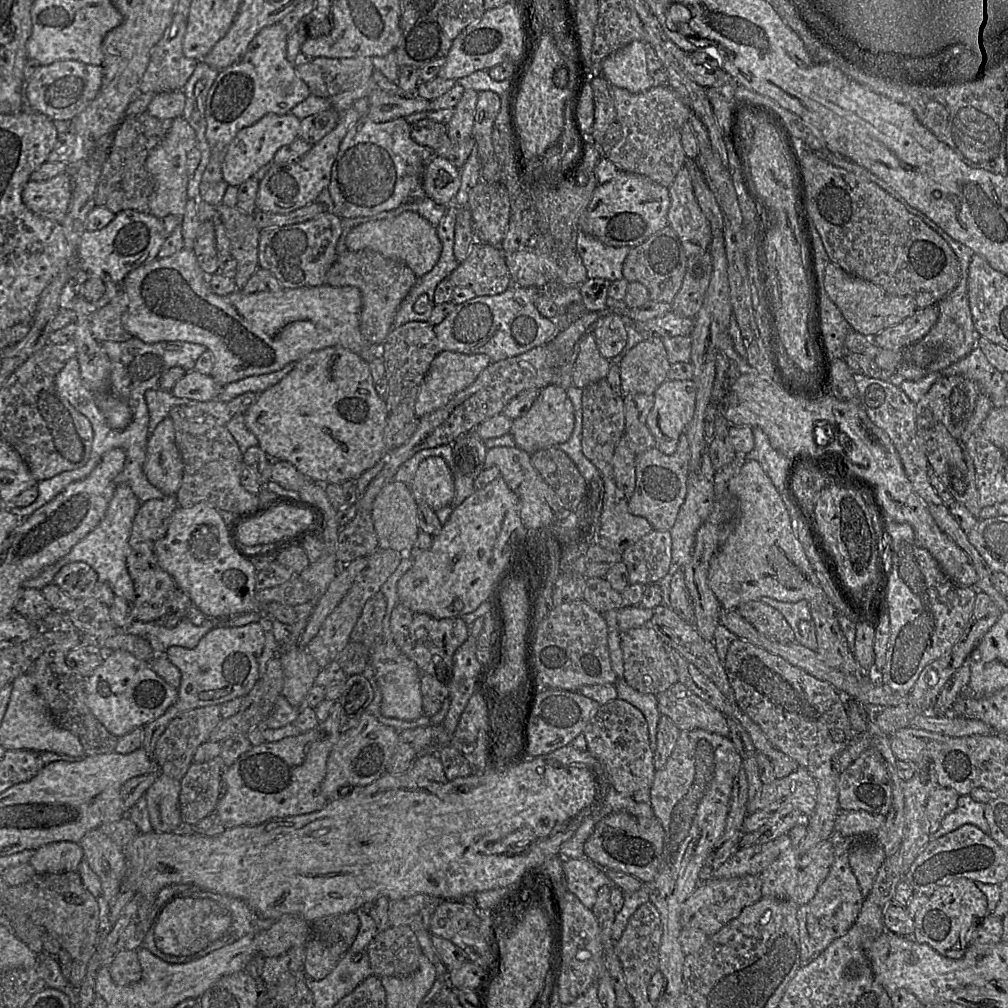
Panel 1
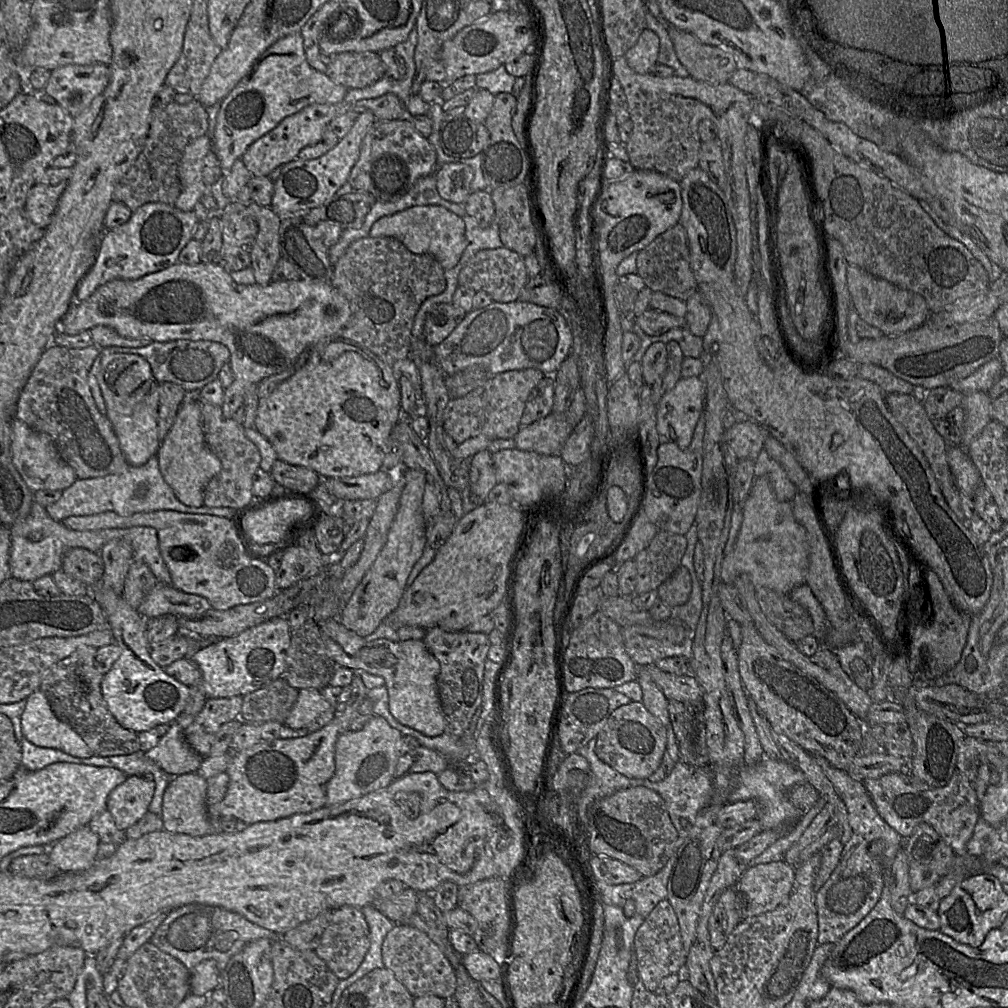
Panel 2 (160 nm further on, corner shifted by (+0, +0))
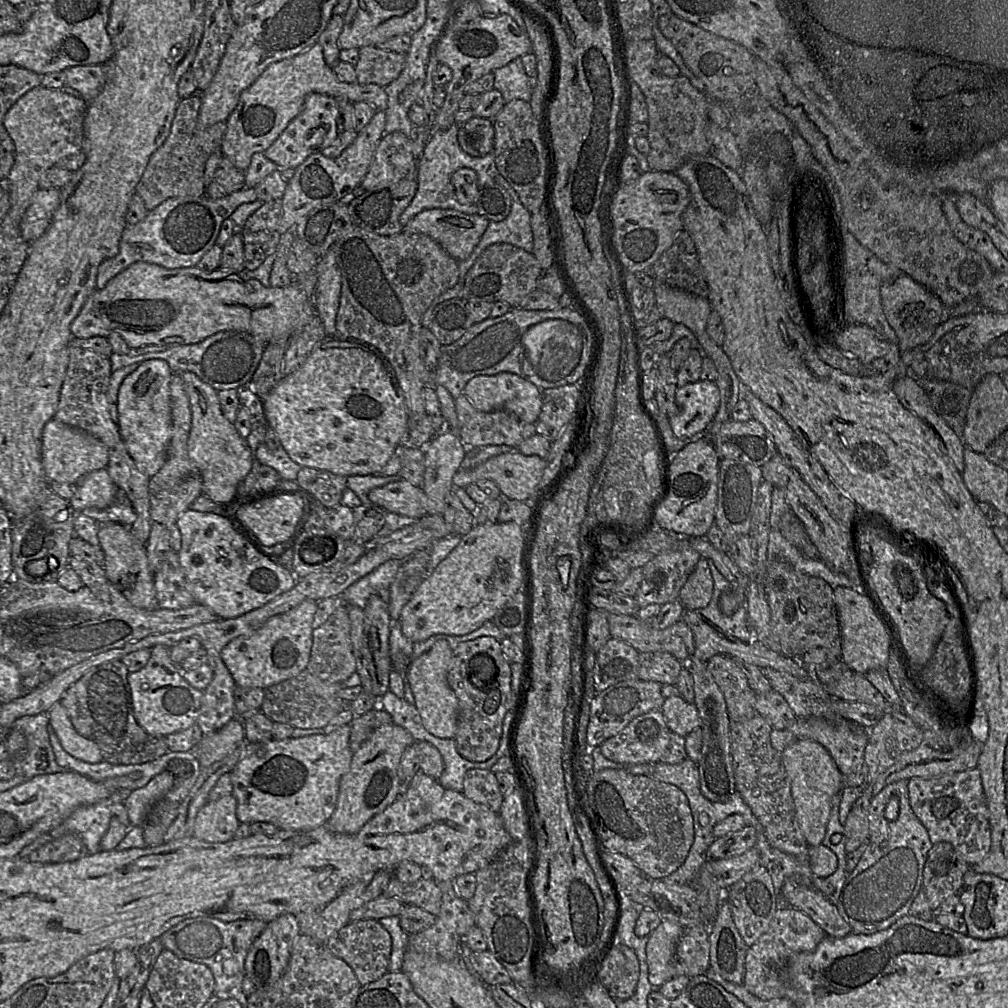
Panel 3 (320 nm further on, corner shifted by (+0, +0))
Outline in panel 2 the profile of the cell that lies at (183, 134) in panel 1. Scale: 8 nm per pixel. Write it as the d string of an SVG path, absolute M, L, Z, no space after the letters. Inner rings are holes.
M207 135L195 139L185 148L178 167L181 192L173 204L177 209L192 211L206 192L202 171L204 158L210 151L212 142Z

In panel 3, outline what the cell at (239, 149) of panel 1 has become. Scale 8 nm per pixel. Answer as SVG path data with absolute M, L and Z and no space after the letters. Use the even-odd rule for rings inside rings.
M320 93L307 95L300 114L288 124L272 145L263 152L264 155L273 161L278 168L295 169L310 155L334 145L338 137L338 114L338 101L334 97Z

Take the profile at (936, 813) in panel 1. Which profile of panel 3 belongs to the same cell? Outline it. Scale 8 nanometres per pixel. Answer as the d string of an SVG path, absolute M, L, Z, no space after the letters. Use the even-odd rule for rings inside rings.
M977 768L934 778L907 780L908 801L932 843L947 842L969 865L980 863L991 848L989 810Z

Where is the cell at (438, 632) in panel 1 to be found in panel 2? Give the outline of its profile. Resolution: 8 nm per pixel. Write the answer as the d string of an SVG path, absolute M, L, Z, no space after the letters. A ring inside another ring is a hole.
M438 627L427 629L423 642L440 663L437 686L445 731L460 738L469 729L476 710L482 705L485 661L491 643L488 636L481 632L445 631Z

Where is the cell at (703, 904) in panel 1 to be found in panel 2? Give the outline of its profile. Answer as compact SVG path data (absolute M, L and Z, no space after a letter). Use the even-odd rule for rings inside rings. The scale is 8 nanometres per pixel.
M783 860L743 867L734 885L744 899L743 919L774 910L786 902L794 881L794 867Z

